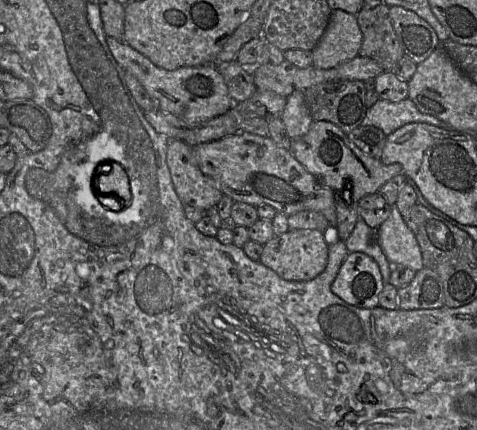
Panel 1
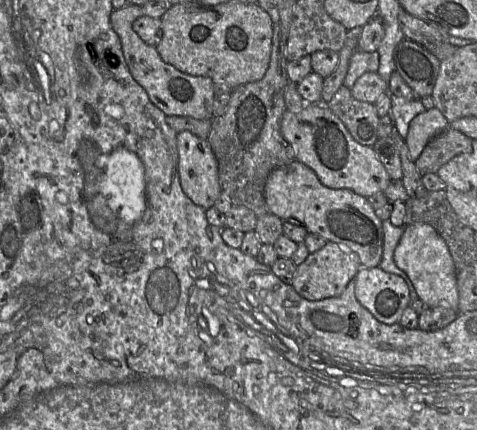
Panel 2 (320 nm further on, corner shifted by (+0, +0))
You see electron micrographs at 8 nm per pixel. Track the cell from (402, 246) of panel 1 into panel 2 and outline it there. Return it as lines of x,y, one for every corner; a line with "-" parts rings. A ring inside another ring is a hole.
426,223
405,225
394,250
394,261
410,278
419,298
428,307
440,306
458,311
459,293
454,261
445,240
434,227

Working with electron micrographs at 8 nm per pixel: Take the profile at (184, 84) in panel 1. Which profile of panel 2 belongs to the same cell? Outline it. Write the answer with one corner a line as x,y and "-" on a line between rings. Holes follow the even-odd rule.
129,4
119,10
113,10
110,23
120,38
122,51
133,79
147,92
151,102
166,116
192,117
198,120
212,120
213,81
209,77
192,76
183,73
164,62
156,47
146,44
133,30
133,22
144,15
142,6

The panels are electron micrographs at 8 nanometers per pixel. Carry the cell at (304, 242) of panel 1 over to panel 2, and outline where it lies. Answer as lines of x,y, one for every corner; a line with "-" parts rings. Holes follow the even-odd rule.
328,241
320,250
310,253
306,260
297,266
292,286
307,300
316,301
342,294
348,283
354,279
362,267
356,252

